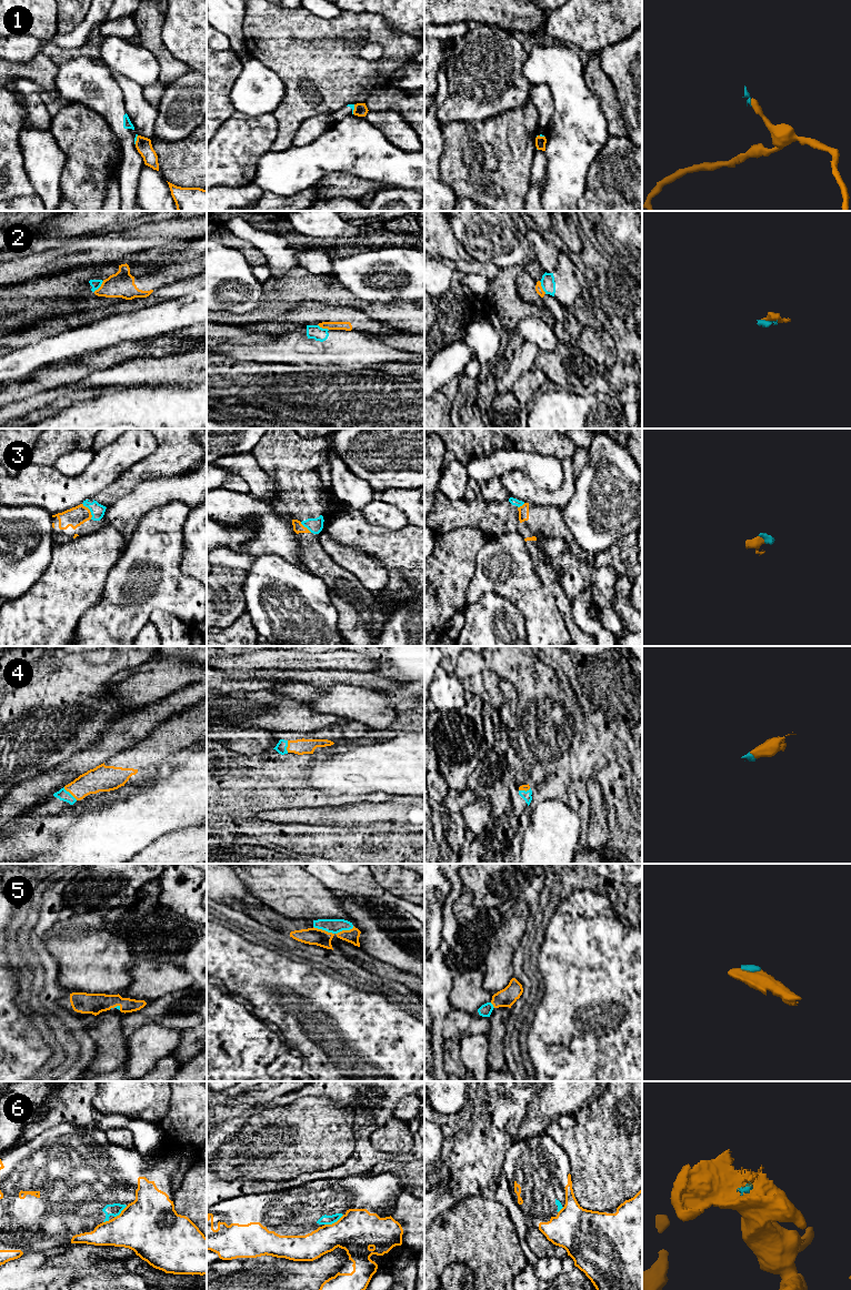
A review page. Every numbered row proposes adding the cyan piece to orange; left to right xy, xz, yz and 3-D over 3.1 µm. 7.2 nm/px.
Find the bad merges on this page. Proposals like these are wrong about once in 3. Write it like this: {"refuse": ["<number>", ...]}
{"refuse": ["1", "2"]}

